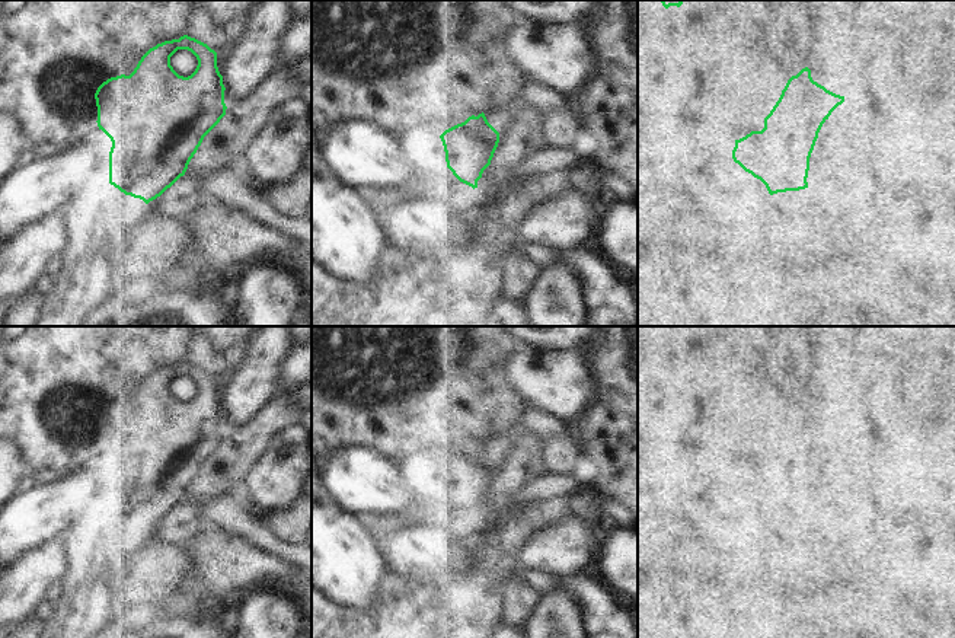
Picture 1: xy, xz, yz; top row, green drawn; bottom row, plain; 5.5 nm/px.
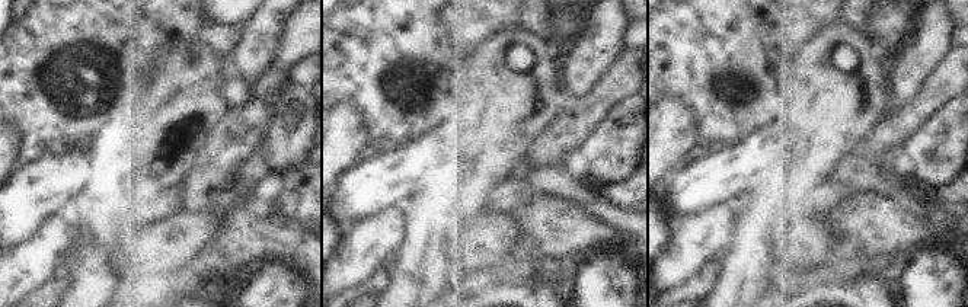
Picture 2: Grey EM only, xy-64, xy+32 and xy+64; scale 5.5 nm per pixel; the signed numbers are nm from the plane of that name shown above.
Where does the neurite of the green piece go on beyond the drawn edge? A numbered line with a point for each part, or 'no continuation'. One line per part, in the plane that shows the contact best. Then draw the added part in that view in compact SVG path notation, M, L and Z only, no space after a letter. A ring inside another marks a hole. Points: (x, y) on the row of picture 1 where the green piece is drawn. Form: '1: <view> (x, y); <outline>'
1: xz (433, 150); M416 134L416 137L424 156L424 172L428 175L453 175L447 168L445 151L440 135L427 137Z

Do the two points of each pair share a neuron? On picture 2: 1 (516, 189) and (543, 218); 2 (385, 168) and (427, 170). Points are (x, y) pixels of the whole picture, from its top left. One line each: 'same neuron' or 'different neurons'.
1: different neurons
2: same neuron

